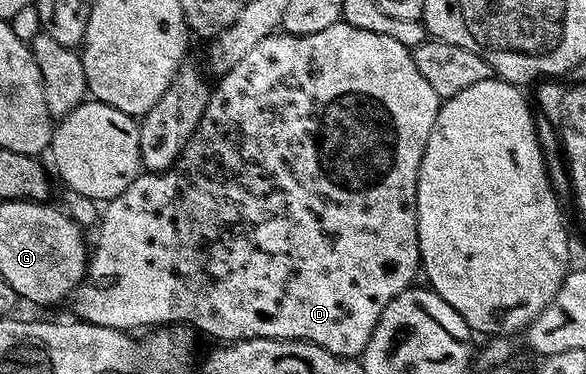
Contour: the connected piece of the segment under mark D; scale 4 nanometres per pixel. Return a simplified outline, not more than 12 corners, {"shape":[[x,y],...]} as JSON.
{"shape":[[257,42],[106,201],[74,315],[362,357],[441,101]]}

